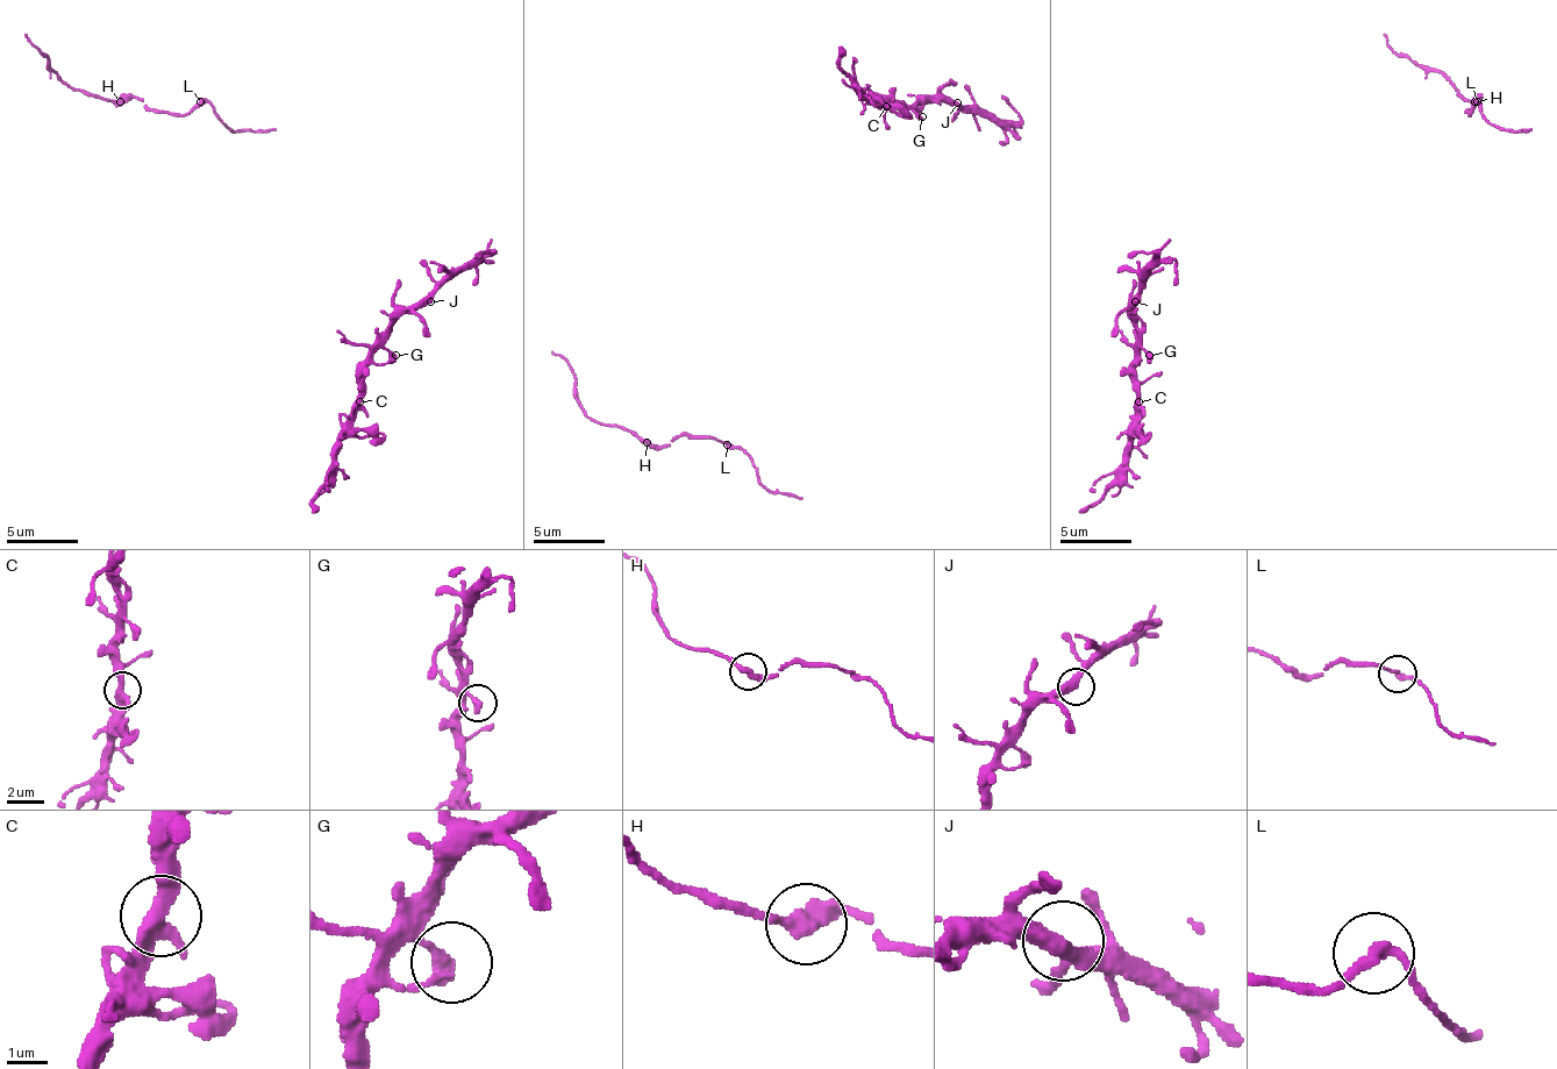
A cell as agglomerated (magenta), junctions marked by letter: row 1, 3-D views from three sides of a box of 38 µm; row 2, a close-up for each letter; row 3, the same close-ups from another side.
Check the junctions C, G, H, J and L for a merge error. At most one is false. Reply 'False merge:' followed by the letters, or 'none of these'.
False merge: none of these

